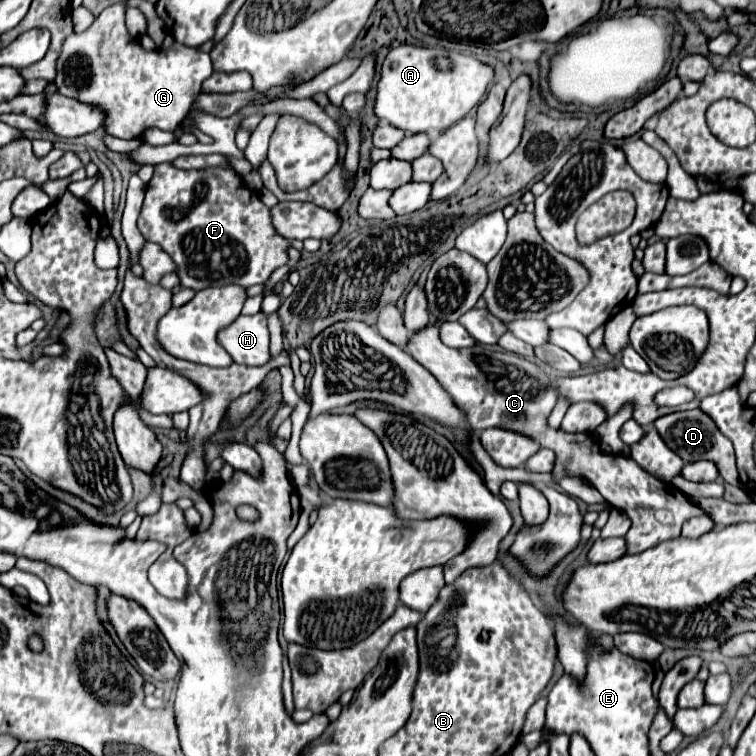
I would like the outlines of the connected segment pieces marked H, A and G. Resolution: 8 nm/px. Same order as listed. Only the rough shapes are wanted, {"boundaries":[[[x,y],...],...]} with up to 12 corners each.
{"boundaries":[[[238,315],[218,331],[234,363],[270,361],[266,315]],[[402,45],[374,113],[435,138],[480,103],[494,67]],[[114,3],[60,53],[54,83],[114,137],[174,131],[210,55],[144,51]]]}

